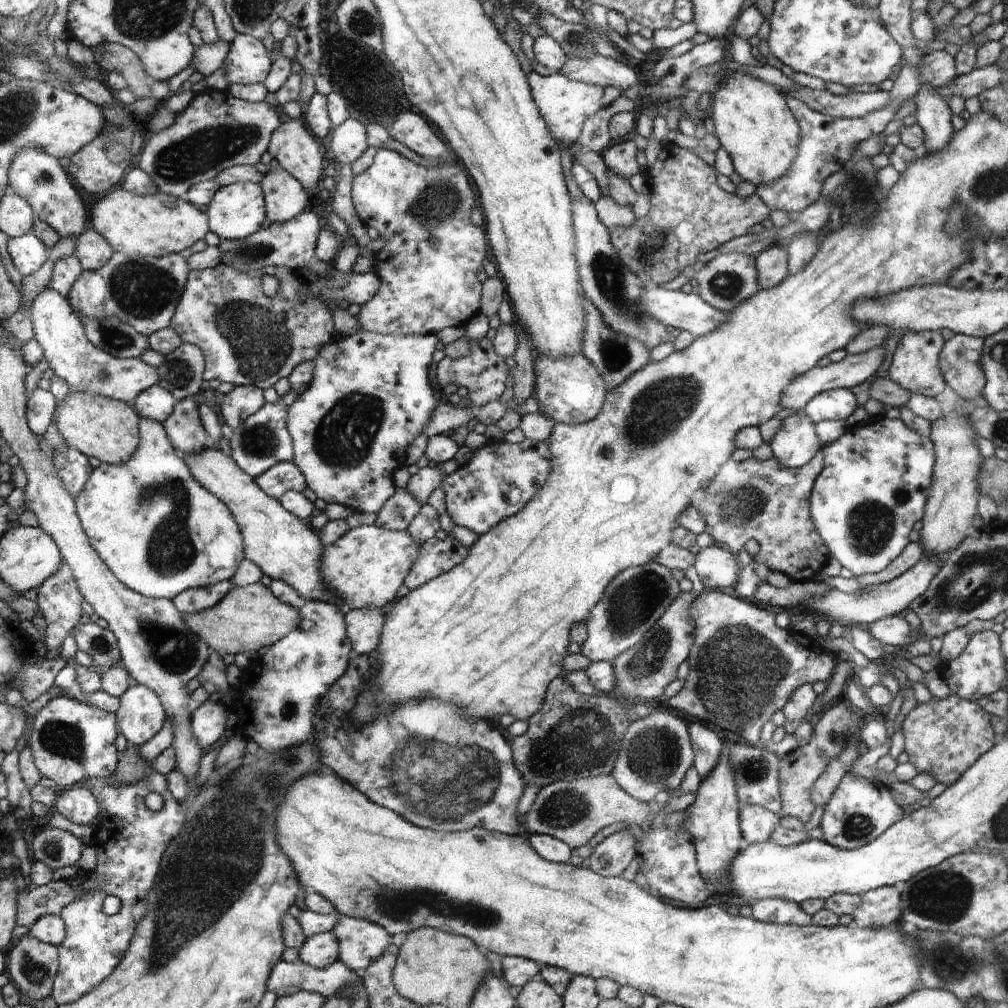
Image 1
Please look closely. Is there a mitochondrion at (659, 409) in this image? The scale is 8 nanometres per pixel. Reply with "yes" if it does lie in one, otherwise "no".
yes

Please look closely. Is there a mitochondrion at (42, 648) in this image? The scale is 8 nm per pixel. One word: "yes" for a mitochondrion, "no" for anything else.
no

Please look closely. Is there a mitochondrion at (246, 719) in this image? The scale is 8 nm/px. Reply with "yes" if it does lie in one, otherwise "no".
no

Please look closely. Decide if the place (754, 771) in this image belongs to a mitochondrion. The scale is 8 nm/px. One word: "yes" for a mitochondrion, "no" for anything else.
yes

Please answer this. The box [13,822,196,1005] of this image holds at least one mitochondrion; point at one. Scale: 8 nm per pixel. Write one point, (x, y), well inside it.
(36, 971)

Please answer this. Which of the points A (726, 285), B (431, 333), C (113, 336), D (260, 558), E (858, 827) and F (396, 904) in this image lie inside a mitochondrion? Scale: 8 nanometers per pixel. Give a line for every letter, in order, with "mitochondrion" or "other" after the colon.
A: mitochondrion
B: other
C: mitochondrion
D: other
E: mitochondrion
F: mitochondrion

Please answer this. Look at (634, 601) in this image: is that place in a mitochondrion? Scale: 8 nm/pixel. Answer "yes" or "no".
yes

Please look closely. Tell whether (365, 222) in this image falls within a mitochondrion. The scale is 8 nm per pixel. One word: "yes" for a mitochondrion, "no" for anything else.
no

